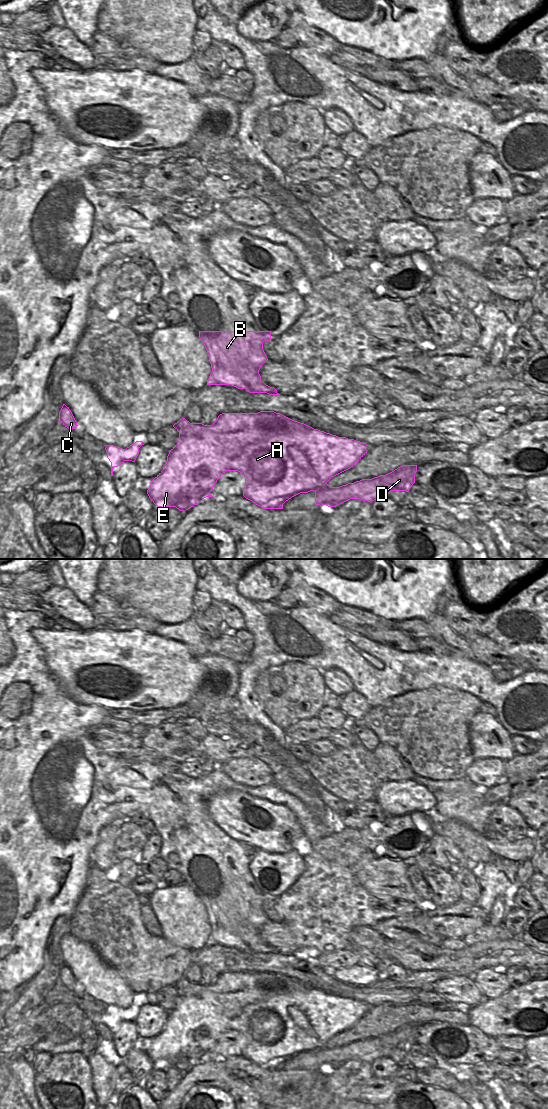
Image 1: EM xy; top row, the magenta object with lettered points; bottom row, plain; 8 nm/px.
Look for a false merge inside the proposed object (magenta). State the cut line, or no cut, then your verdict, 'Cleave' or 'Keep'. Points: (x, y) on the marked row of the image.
Split along xy (276, 392), (267, 393). Cleave

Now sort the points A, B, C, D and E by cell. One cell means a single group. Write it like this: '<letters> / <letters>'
A C D E / B

